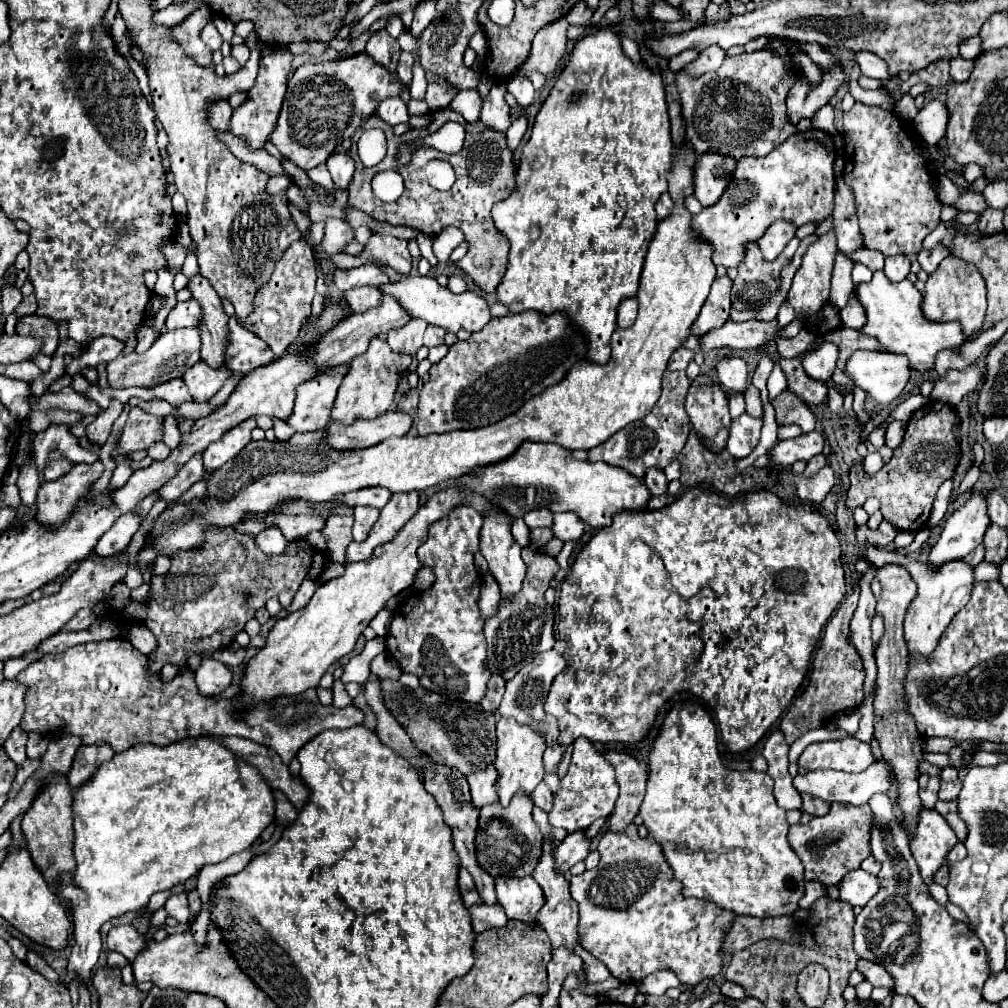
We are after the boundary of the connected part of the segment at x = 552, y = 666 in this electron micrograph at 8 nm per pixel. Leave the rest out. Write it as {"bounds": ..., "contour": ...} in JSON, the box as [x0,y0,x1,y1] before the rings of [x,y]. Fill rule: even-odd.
{"bounds":[498,650,566,772],"contour":[[[548,650],[548,652],[542,652],[536,656],[536,660],[532,664],[526,664],[512,680],[506,682],[506,692],[504,692],[504,698],[502,698],[502,704],[498,708],[500,716],[504,718],[516,718],[520,720],[520,724],[528,724],[532,728],[538,728],[540,732],[544,732],[546,736],[546,752],[544,752],[544,766],[546,766],[546,772],[554,770],[560,760],[562,760],[562,748],[558,746],[558,720],[550,714],[544,712],[544,702],[546,702],[546,696],[548,696],[548,690],[550,690],[550,684],[552,680],[556,678],[556,674],[560,674],[562,670],[566,668],[566,662],[562,658],[560,652],[556,650]]]}

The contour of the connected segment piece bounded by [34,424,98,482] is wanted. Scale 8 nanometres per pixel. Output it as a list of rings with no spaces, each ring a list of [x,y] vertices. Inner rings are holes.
[[[52,424],[34,436],[34,460],[40,472],[40,482],[44,482],[42,478],[44,464],[56,458],[68,458],[70,462],[86,462],[86,464],[98,460],[94,452],[84,450],[78,444],[78,438],[70,434],[66,424]]]

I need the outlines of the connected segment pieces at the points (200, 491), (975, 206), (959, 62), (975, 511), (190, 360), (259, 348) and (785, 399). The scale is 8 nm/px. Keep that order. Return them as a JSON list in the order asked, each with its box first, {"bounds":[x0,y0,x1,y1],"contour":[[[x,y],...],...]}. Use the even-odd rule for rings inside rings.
[{"bounds":[178,479,206,502],"contour":[[[203,479],[199,482],[196,482],[184,496],[180,496],[178,498],[178,502],[188,502],[190,498],[194,498],[194,496],[204,496],[206,494],[206,480]]]},{"bounds":[952,194,986,214],"contour":[[[960,194],[958,200],[952,204],[958,212],[976,212],[980,214],[984,208],[986,208],[986,202],[984,202],[984,196],[982,194]]]},{"bounds":[950,56,974,82],"contour":[[[956,56],[950,61],[950,76],[954,82],[964,82],[970,78],[972,68],[974,68],[972,60],[964,60],[962,56]]]},{"bounds":[928,492,990,566],"contour":[[[976,492],[968,498],[966,504],[948,516],[942,534],[928,556],[928,562],[932,566],[940,566],[954,558],[968,556],[978,544],[982,544],[988,526],[990,518],[986,496]]]},{"bounds":[110,330,200,388],"contour":[[[174,330],[164,332],[144,354],[128,354],[110,362],[110,388],[128,388],[128,386],[158,386],[172,378],[182,378],[188,366],[200,360],[200,330]]]},{"bounds":[226,316,276,372],"contour":[[[236,316],[230,318],[230,346],[226,352],[226,366],[236,372],[252,372],[254,368],[268,366],[276,360],[274,352],[258,336],[252,336],[246,328],[240,328]]]},{"bounds":[772,390,816,432],"contour":[[[784,390],[776,400],[772,400],[778,424],[798,424],[802,432],[812,432],[816,428],[816,418],[812,410],[794,392]]]}]

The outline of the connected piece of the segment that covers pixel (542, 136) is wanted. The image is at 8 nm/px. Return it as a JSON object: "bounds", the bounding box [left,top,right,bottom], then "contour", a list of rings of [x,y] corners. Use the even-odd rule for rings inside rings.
{"bounds":[492,28,672,364],"contour":[[[602,28],[602,30],[586,34],[584,38],[576,42],[566,66],[556,78],[554,88],[550,90],[540,112],[536,114],[532,136],[522,148],[514,192],[510,194],[510,198],[506,198],[504,202],[498,202],[492,208],[492,218],[494,218],[496,228],[500,228],[500,232],[510,240],[510,246],[512,246],[506,274],[498,286],[498,300],[506,304],[510,312],[524,312],[524,310],[538,310],[542,314],[566,312],[572,326],[576,326],[588,340],[586,358],[598,364],[606,364],[610,358],[610,338],[612,338],[612,332],[616,330],[616,308],[624,298],[636,296],[640,272],[644,266],[644,256],[648,252],[650,240],[656,234],[658,218],[654,212],[654,204],[664,192],[668,192],[668,180],[666,180],[668,170],[672,170],[672,134],[670,134],[670,118],[668,118],[668,104],[666,104],[662,76],[658,72],[652,72],[644,60],[634,64],[624,54],[620,34],[616,30]]]}

